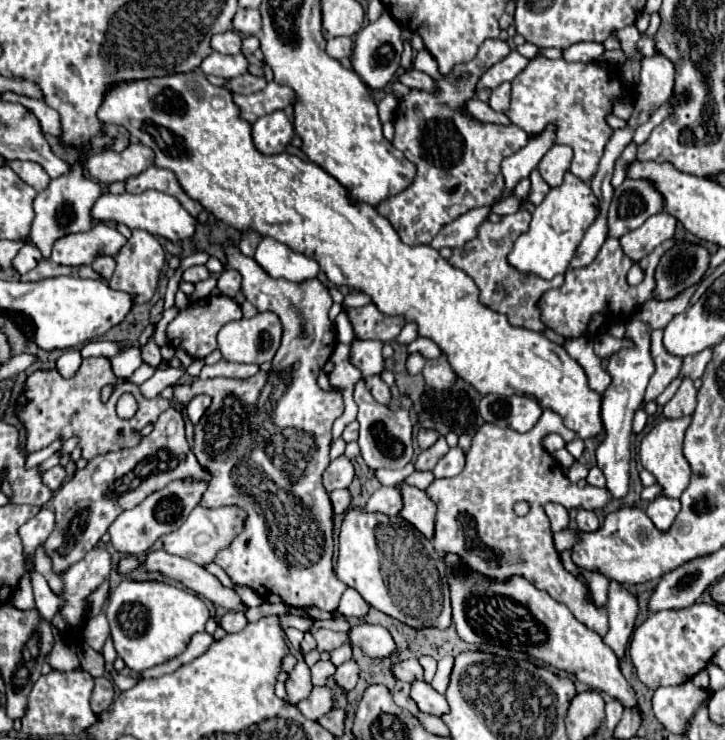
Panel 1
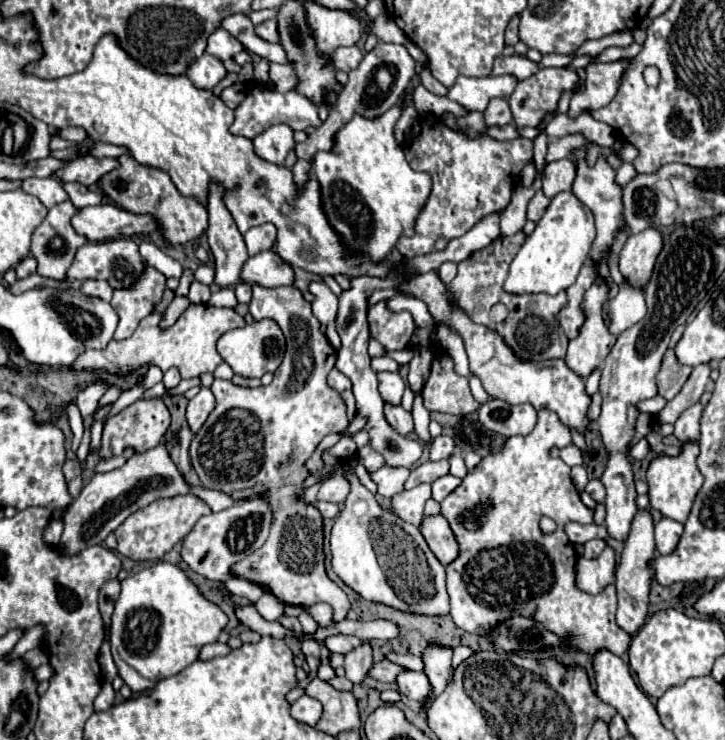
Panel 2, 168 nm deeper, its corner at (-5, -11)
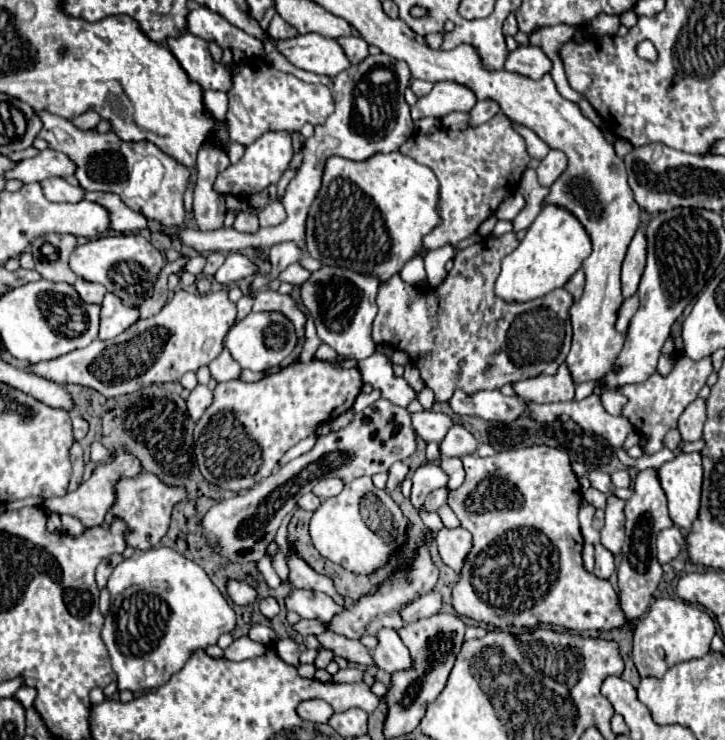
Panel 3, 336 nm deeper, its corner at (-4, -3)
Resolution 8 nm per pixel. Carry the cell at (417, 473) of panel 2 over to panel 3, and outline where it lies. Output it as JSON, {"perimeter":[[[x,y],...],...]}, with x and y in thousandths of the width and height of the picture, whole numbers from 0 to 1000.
{"perimeter":[[[546,624],[546,627],[538,632],[538,638],[535,638],[535,654],[532,654],[532,662],[538,665],[538,662],[543,662],[546,657],[552,657],[552,651],[563,643],[563,638],[566,638],[563,627]]]}

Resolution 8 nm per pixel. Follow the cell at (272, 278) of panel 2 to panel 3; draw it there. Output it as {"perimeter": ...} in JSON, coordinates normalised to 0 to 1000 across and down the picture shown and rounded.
{"perimeter":[[[323,341],[323,343],[314,343],[312,354],[303,359],[303,365],[298,368],[295,376],[301,384],[317,384],[317,381],[353,370],[353,365],[356,365],[356,354],[350,354],[348,349],[342,349],[337,343]]]}

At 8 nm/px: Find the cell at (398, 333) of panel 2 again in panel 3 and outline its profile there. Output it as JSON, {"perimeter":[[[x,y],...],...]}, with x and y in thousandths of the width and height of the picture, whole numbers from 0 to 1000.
{"perimeter":[[[709,314],[676,319],[646,332],[626,346],[626,362],[618,368],[612,384],[601,395],[590,386],[579,392],[579,386],[560,384],[552,378],[552,373],[541,373],[521,389],[521,424],[513,443],[516,462],[557,473],[568,492],[579,500],[585,519],[599,530],[604,546],[618,543],[629,527],[657,532],[662,527],[684,527],[692,519],[706,519],[709,514],[764,505],[783,481],[789,459],[783,416],[789,411],[789,400],[778,389],[767,389],[753,400],[728,408],[698,408],[681,397],[681,378],[690,368],[690,351],[695,349],[695,341],[706,341],[712,332],[714,322]]]}

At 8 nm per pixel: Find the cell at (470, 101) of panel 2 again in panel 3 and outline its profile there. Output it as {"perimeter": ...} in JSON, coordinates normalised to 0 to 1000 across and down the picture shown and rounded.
{"perimeter":[[[623,108],[601,111],[596,124],[590,130],[577,132],[577,138],[568,146],[568,162],[582,159],[610,159],[618,151],[648,151],[657,141],[657,127],[643,114],[632,114]]]}

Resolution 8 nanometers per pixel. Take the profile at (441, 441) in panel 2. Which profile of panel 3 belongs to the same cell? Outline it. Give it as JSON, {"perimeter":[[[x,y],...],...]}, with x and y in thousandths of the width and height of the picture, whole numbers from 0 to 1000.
{"perimeter":[[[634,573],[623,576],[612,595],[607,597],[607,614],[610,616],[643,616],[657,611],[657,595],[654,589]]]}

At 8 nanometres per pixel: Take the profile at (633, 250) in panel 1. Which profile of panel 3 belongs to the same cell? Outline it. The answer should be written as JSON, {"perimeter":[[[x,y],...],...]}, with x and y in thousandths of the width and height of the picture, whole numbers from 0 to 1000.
{"perimeter":[[[883,305],[866,332],[861,357],[858,357],[858,400],[866,403],[880,395],[880,384],[886,376],[886,368],[891,362],[891,314]]]}

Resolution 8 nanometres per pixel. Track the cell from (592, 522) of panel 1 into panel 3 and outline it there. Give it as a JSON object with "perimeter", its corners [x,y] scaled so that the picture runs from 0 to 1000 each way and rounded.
{"perimeter":[[[822,735],[819,738],[819,754],[822,754],[822,768],[819,768],[819,776],[825,781],[841,781],[844,773],[847,773],[847,751],[841,743],[836,743],[830,735]]]}

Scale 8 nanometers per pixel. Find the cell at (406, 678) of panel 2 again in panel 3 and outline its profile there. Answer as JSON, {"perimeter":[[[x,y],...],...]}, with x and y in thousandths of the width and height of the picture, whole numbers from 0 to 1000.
{"perimeter":[[[527,849],[524,857],[521,857],[521,865],[524,865],[521,876],[513,881],[516,895],[519,895],[521,903],[527,903],[535,911],[568,903],[568,892],[566,892],[563,876],[554,870],[554,865],[546,857],[546,851]]]}

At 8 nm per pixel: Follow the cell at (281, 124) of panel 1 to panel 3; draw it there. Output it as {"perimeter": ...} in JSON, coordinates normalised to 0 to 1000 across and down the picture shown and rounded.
{"perimeter":[[[392,176],[389,178],[367,178],[356,189],[350,189],[345,197],[339,197],[339,205],[337,205],[334,216],[328,216],[328,222],[320,222],[306,235],[301,235],[295,254],[301,254],[301,259],[306,259],[306,262],[339,268],[356,257],[364,257],[370,249],[383,246],[386,238],[392,235],[392,230],[397,227],[400,216],[403,216],[400,178],[392,178]]]}

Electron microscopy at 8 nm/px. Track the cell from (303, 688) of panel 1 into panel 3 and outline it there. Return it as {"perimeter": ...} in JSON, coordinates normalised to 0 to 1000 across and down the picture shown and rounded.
{"perimeter":[[[430,943],[430,946],[419,946],[411,951],[411,968],[428,976],[452,976],[452,970],[461,965],[458,954],[441,943]]]}

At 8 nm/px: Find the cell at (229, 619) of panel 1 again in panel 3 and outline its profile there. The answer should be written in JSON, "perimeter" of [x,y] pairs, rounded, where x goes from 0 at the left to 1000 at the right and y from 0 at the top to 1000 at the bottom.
{"perimeter":[[[361,843],[348,846],[345,854],[342,854],[342,862],[350,865],[350,868],[361,868],[361,870],[378,870],[378,868],[383,868],[381,854],[375,849],[370,849],[370,846],[361,846]]]}

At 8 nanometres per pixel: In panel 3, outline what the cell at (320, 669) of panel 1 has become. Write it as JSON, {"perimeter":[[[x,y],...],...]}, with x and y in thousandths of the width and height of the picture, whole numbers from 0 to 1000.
{"perimeter":[[[477,900],[472,905],[466,905],[466,911],[458,914],[461,922],[469,922],[469,924],[486,924],[486,922],[497,922],[502,914],[502,908],[497,903],[488,903],[488,900]]]}

